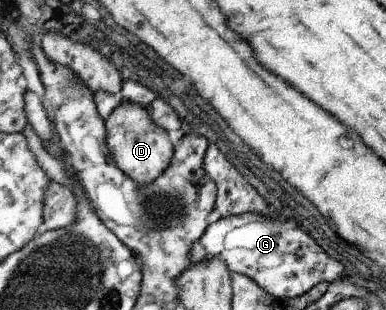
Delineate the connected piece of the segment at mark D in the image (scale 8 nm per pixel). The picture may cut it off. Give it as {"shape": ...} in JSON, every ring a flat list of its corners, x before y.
{"shape":[[121,101,107,118,107,143,113,160,125,174,138,183,152,183,172,162,173,144,164,128,157,126,147,108]]}

